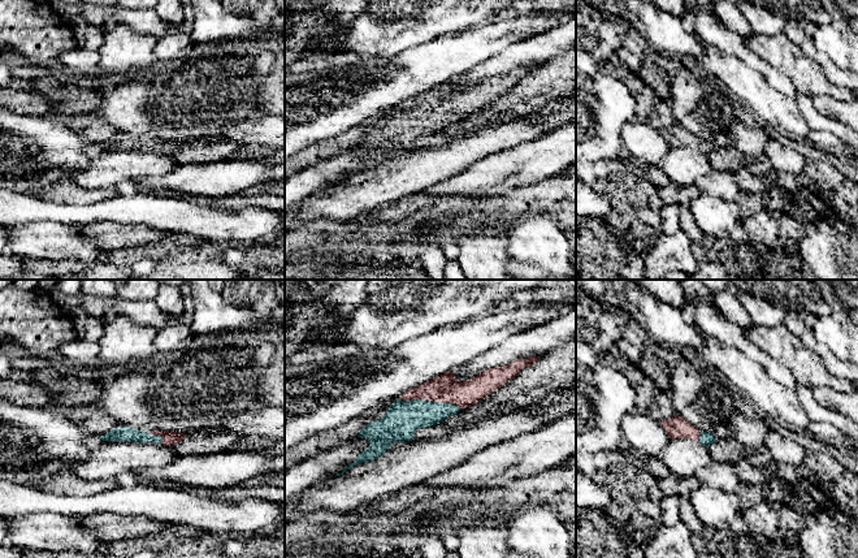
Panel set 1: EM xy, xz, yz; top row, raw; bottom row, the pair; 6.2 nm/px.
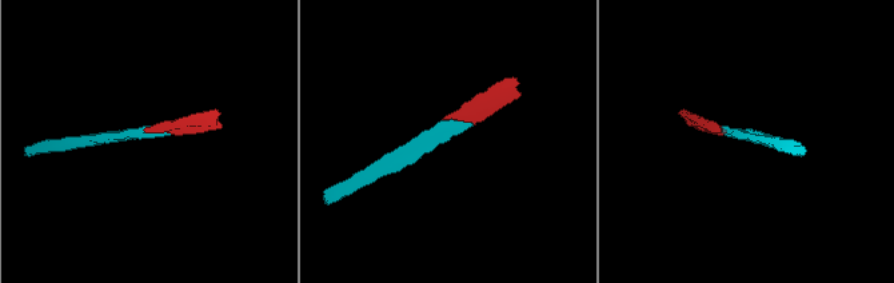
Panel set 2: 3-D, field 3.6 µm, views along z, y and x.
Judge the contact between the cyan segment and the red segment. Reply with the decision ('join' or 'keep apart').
join

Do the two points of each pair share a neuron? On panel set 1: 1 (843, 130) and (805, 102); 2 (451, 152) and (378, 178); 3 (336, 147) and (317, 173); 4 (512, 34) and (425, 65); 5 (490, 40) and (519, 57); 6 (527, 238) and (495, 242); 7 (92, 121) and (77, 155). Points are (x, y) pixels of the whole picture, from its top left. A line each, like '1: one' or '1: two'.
1: one
2: one
3: two
4: one
5: two
6: two
7: two

